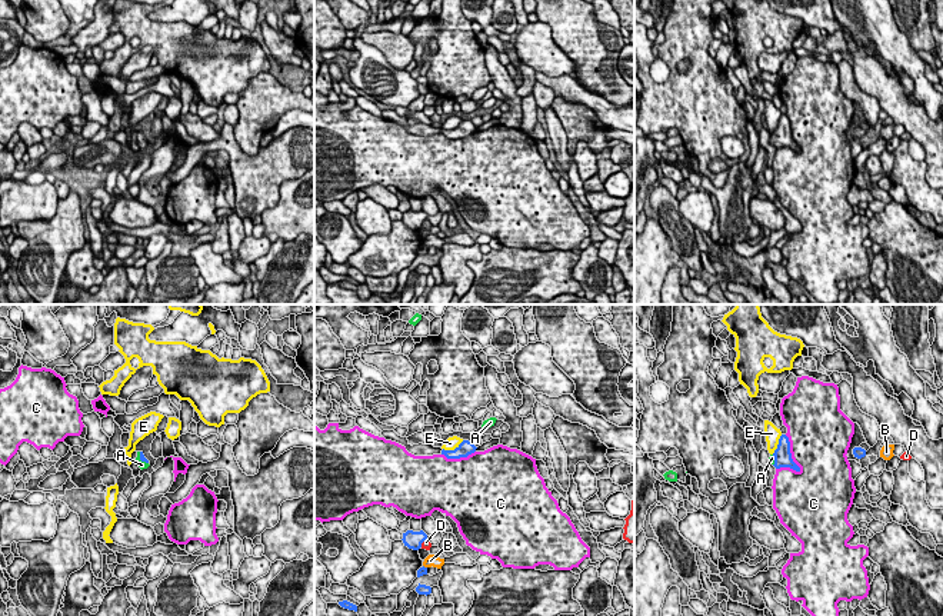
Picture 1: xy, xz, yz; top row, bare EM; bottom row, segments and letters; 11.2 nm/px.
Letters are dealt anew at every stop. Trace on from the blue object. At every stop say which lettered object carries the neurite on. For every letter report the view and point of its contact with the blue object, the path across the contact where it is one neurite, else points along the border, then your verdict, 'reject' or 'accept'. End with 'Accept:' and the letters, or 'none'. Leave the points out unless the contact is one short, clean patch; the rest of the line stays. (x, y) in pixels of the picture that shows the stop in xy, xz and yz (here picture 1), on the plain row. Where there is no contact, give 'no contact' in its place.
A: xy (140, 139) | across xy (142, 136), (140, 139), (142, 145) | accept
B: xz (423, 246) | reject
C: yz (790, 133) | reject
D: xz (423, 220) | reject
E: xz (455, 129) | reject
Accept: A

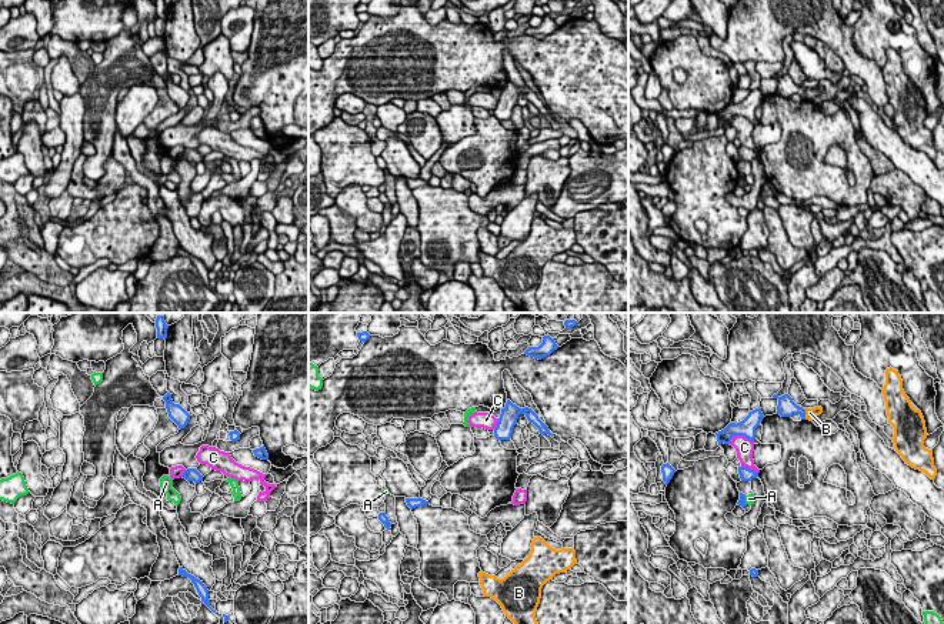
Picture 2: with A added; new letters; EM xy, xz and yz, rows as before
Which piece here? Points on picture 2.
A: yz (744, 180) | along yz (744, 176), (746, 184) | reject
B: yz (804, 94) | along yz (803, 89), (806, 99) | reject
C: yz (740, 114) | reject
Accept: none

